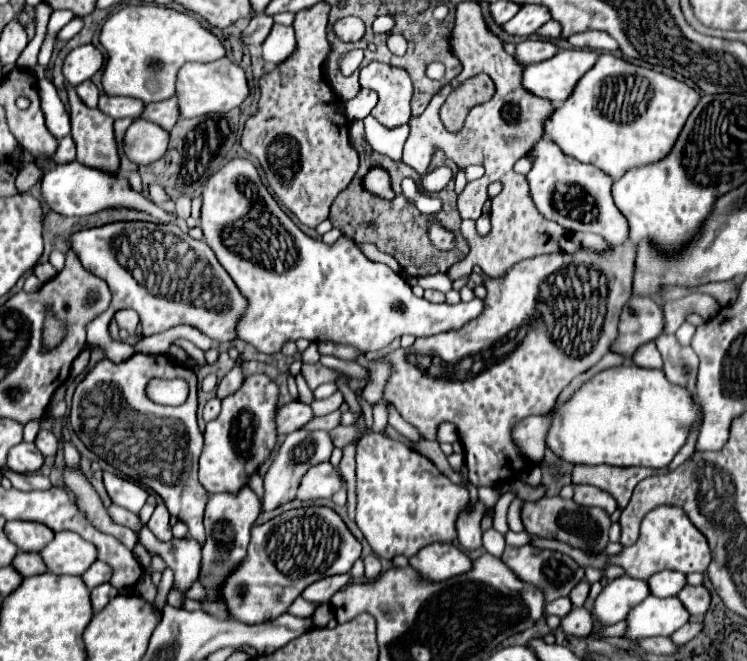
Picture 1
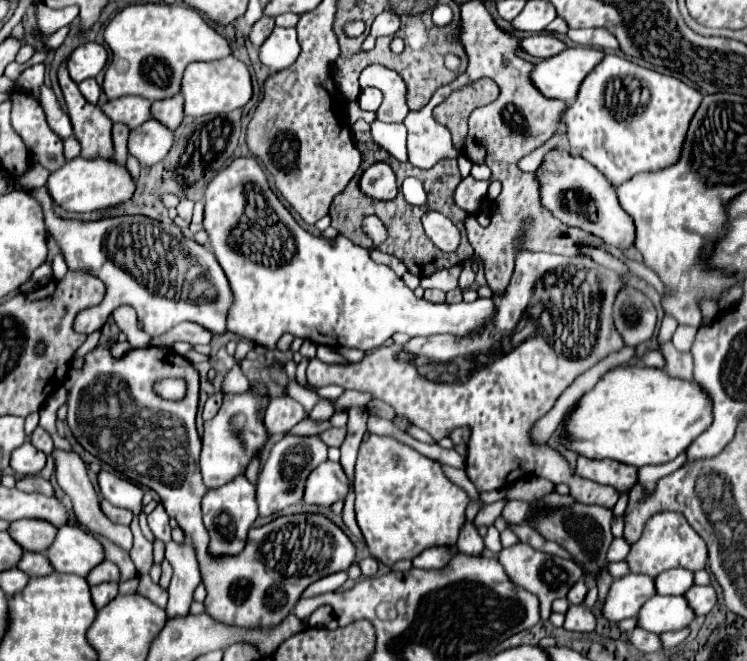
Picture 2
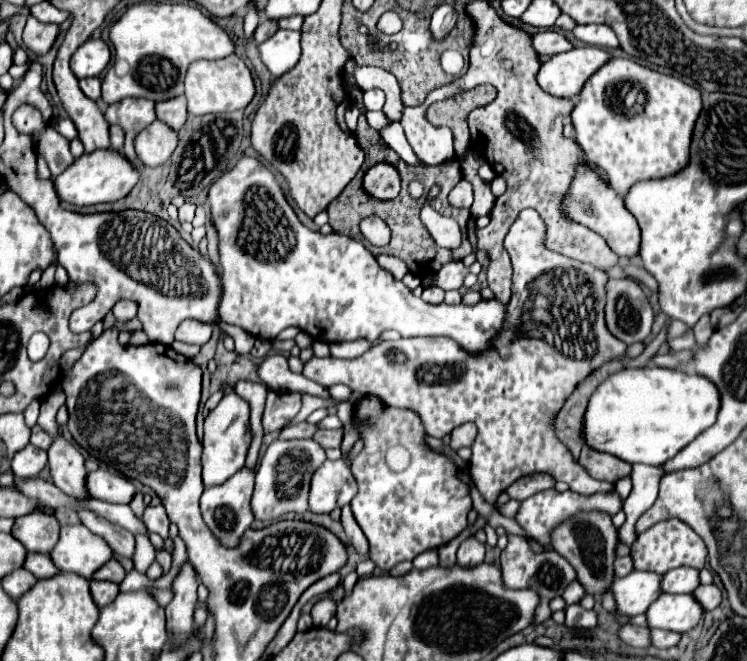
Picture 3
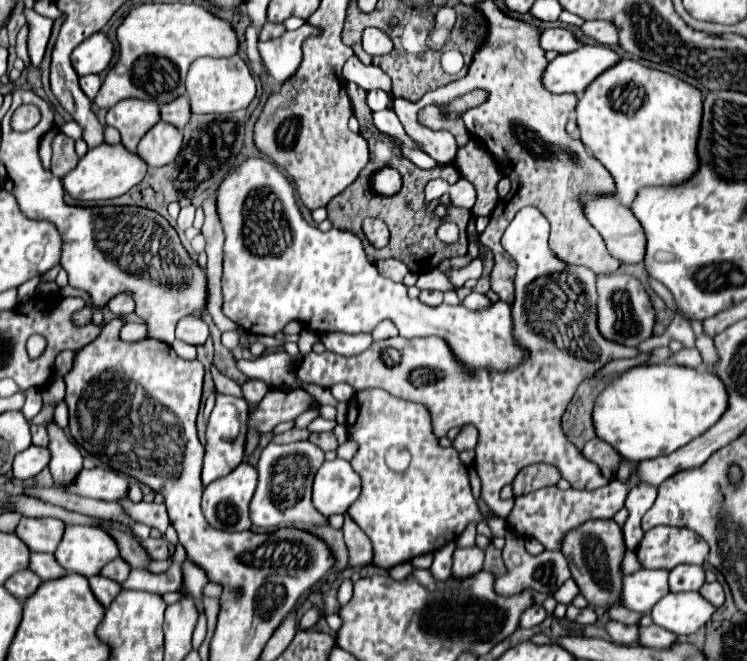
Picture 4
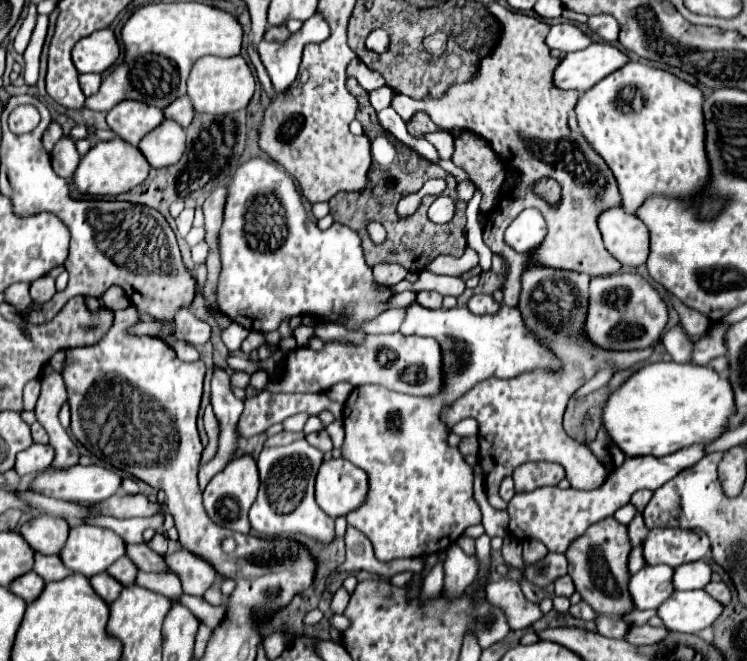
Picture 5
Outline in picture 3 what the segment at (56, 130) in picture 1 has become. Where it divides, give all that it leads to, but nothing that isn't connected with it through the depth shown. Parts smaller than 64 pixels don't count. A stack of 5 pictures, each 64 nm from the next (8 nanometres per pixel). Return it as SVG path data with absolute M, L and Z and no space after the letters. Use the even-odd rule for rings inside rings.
M54 118L52 120L52 126L54 126L54 130L58 130L64 138L68 138L68 140L74 140L76 136L78 136L78 130L76 130L76 126L72 124L72 120L70 118Z

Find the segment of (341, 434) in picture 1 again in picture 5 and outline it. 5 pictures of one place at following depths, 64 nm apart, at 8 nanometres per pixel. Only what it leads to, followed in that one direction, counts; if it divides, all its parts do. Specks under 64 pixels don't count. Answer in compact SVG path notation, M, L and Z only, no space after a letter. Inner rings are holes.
M326 430L308 434L306 440L308 440L314 448L318 448L318 450L322 450L322 452L330 452L330 450L332 450L332 440L330 440L330 436L326 434Z

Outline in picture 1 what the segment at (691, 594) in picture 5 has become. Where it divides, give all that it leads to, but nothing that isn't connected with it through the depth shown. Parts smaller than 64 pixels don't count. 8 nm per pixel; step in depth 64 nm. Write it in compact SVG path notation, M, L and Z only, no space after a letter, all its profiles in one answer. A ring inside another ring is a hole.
M648 596L630 612L626 636L632 642L644 636L670 636L672 632L682 628L688 620L690 614L676 596L672 598Z

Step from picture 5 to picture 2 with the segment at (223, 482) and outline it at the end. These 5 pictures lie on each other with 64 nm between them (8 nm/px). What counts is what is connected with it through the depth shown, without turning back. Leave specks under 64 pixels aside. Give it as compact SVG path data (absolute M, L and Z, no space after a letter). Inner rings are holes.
M244 474L236 476L236 480L230 480L220 488L206 492L206 496L202 498L202 514L204 514L204 526L210 532L210 552L236 554L244 548L248 528L258 518L254 496L256 496L254 484Z

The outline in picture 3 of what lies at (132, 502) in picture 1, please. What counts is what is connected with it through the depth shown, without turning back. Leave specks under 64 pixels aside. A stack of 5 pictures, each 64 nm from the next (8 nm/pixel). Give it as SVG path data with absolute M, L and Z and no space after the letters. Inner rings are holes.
M103 467L86 476L86 492L90 498L114 502L114 504L128 504L136 488L130 479Z

